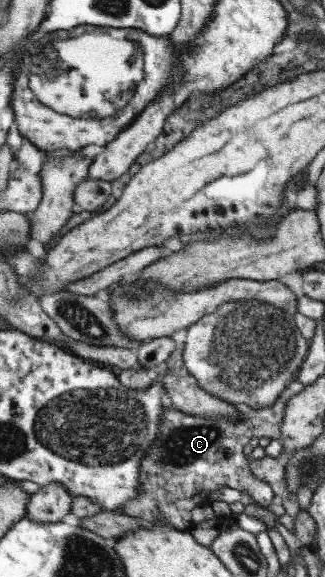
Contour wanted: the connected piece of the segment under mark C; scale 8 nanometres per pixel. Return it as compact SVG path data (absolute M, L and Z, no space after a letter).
M292 380L279 393L276 401L272 402L270 407L256 409L244 404L234 404L233 408L237 411L235 420L231 420L226 416L200 417L178 411L170 405L165 406L159 419L161 422L159 423L158 432L156 432L156 439L150 443L150 449L144 451L144 457L140 459L140 491L138 491L138 497L130 499L122 507L122 514L139 519L143 523L166 520L173 528L185 530L192 526L192 510L199 506L210 505L211 501L208 499L210 494L220 490L221 487L231 487L239 493L246 491L250 495L254 506L268 509L272 502L276 501L274 493L267 483L252 476L249 469L249 459L244 457L243 449L254 438L258 438L262 443L271 439L280 439L280 422L282 421L284 404L292 397L292 394L298 393L303 387L304 385L298 380Z

